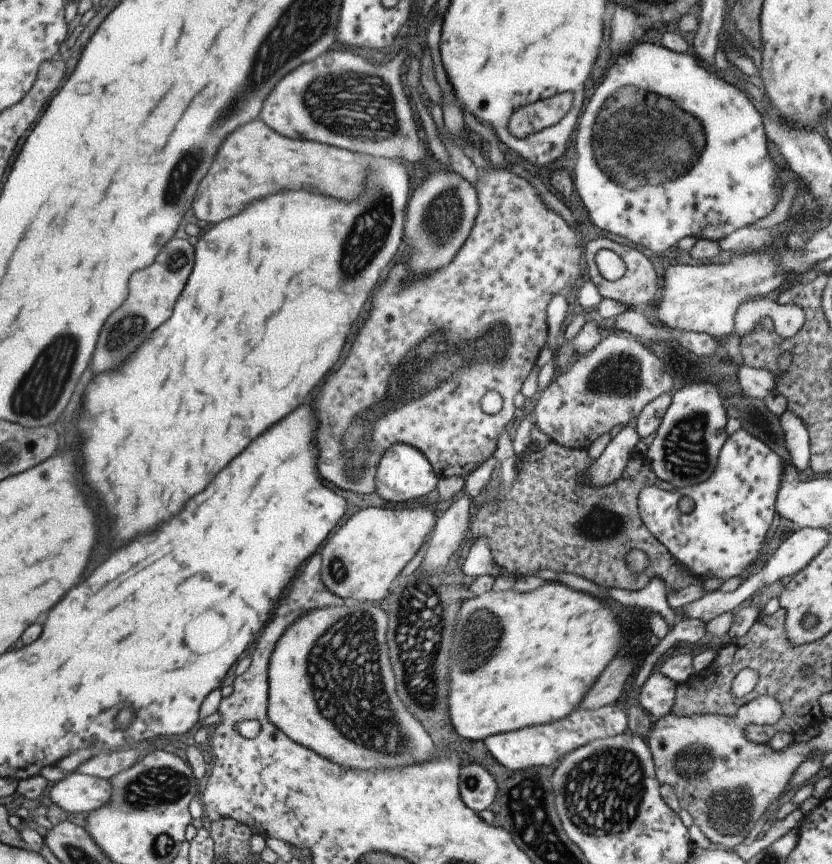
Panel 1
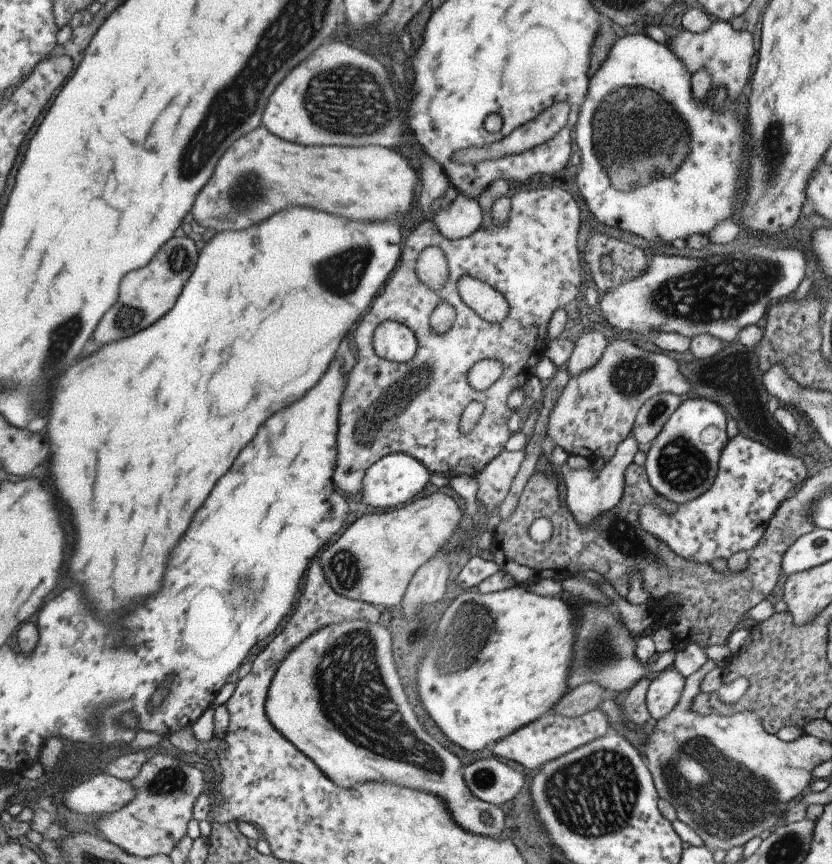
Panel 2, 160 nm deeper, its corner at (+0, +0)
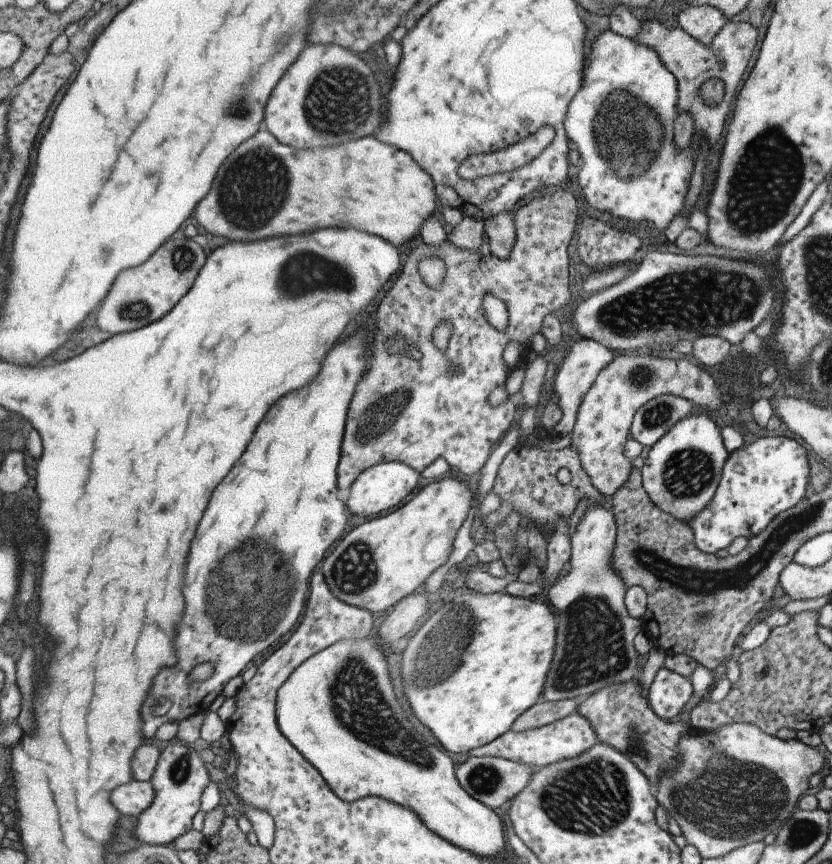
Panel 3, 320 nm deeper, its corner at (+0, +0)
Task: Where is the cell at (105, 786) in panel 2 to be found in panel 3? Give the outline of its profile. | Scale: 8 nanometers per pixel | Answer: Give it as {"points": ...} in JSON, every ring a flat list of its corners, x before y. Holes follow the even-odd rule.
{"points":[[134,779,127,786,121,786,113,792,113,804,122,814,138,817,153,804,155,797,156,790,152,781]]}

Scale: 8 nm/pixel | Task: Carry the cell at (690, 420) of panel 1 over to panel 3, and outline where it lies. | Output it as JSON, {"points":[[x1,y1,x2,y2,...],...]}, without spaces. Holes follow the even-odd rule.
{"points":[[703,411,678,420,650,448,640,468,642,487,649,500,665,514,689,522,715,494,722,466,728,457,722,444,720,430]]}

